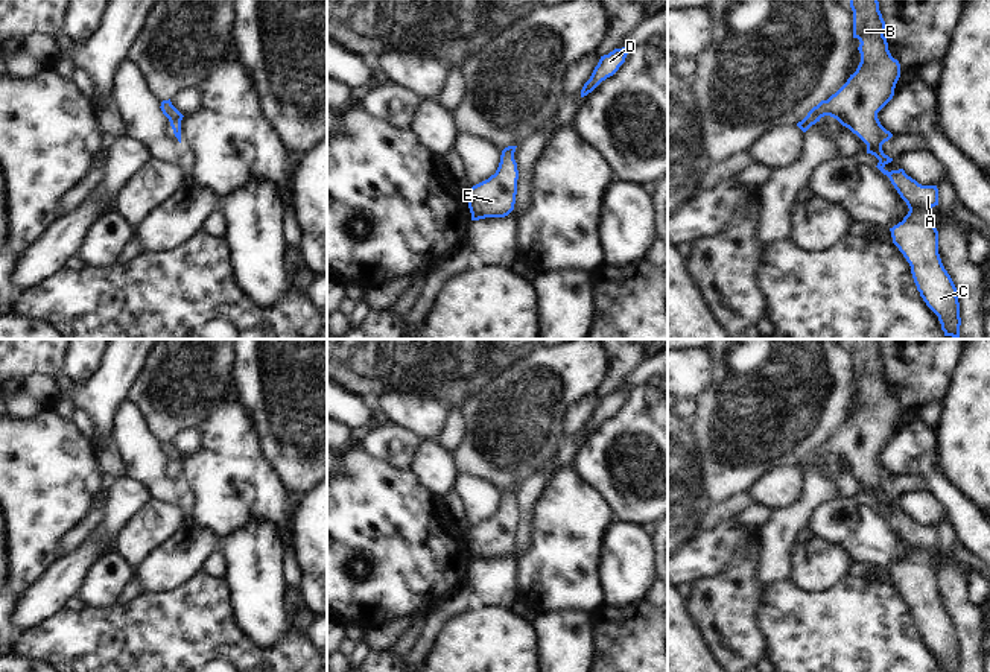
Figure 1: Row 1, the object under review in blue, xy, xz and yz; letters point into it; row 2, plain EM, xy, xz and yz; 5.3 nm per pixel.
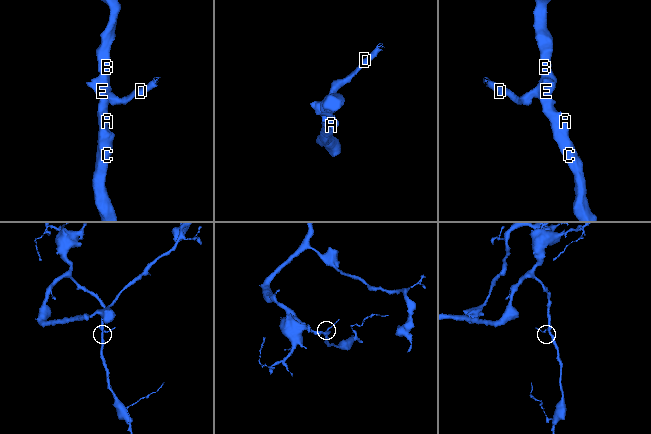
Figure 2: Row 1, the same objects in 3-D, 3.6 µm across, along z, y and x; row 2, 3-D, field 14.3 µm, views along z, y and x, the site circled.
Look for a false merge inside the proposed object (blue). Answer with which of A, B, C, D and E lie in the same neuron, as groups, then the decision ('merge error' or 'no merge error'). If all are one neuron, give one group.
A B C D E; no merge error

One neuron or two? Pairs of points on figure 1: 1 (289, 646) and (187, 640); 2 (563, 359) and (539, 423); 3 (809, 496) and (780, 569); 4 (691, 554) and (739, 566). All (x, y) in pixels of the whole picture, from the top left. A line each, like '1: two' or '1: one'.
1: one
2: one
3: one
4: two

